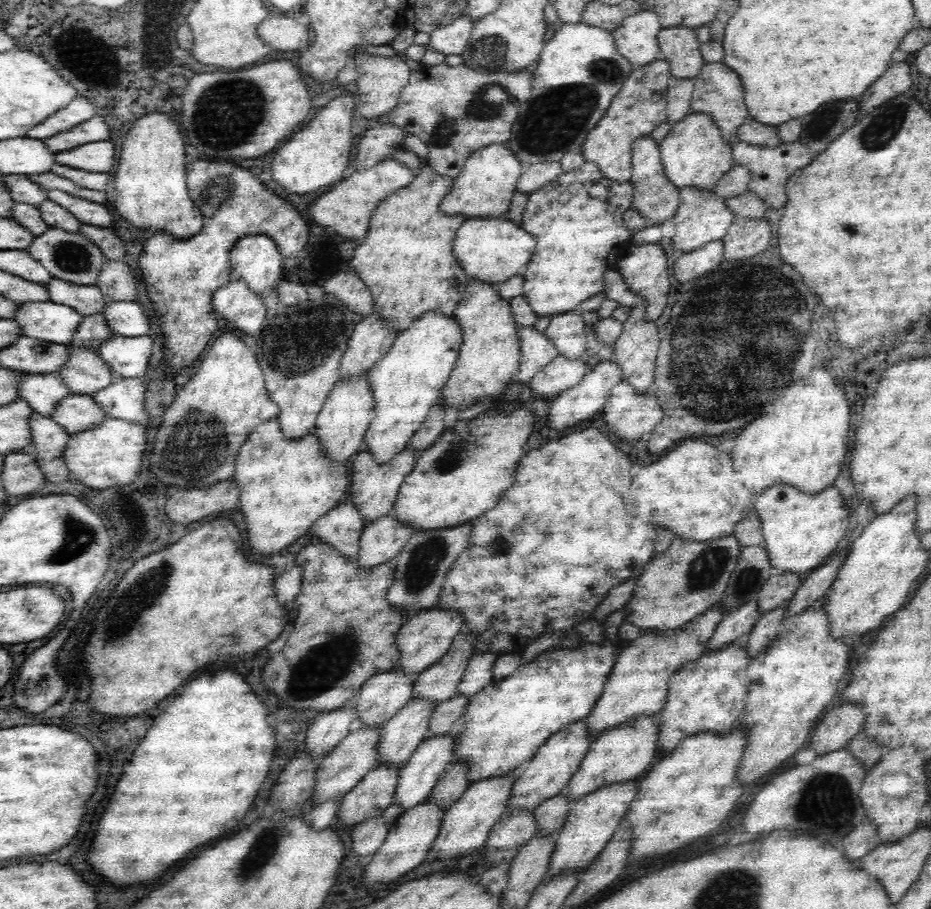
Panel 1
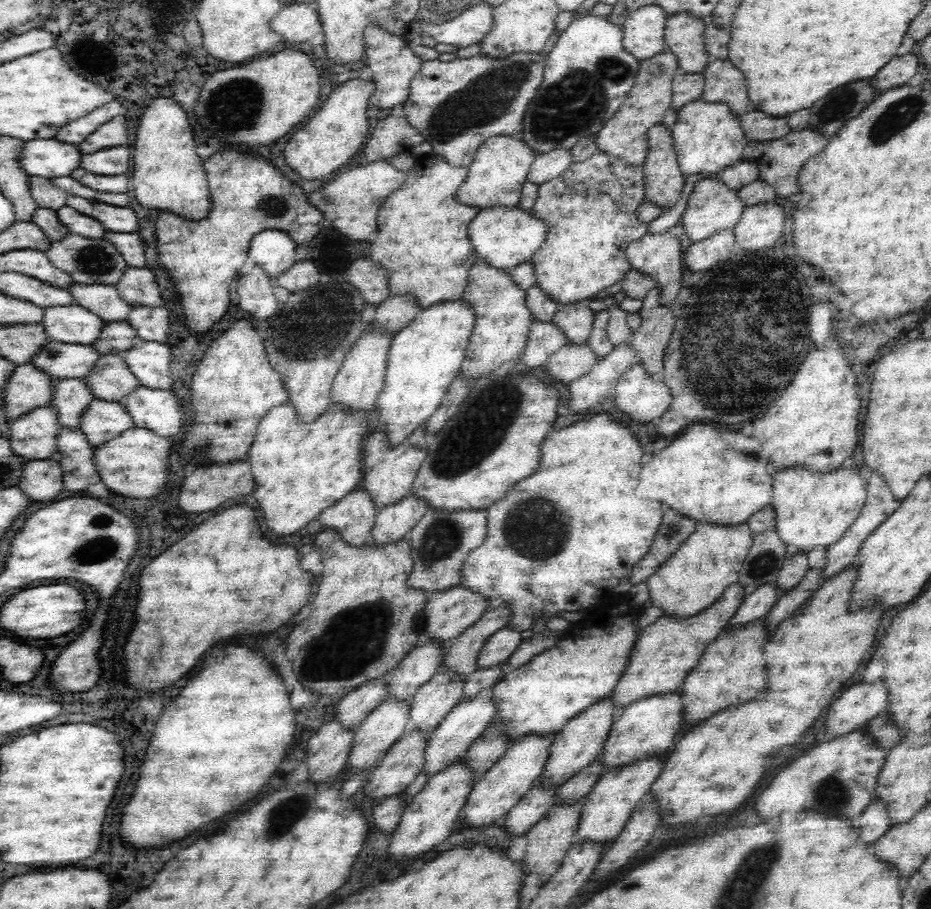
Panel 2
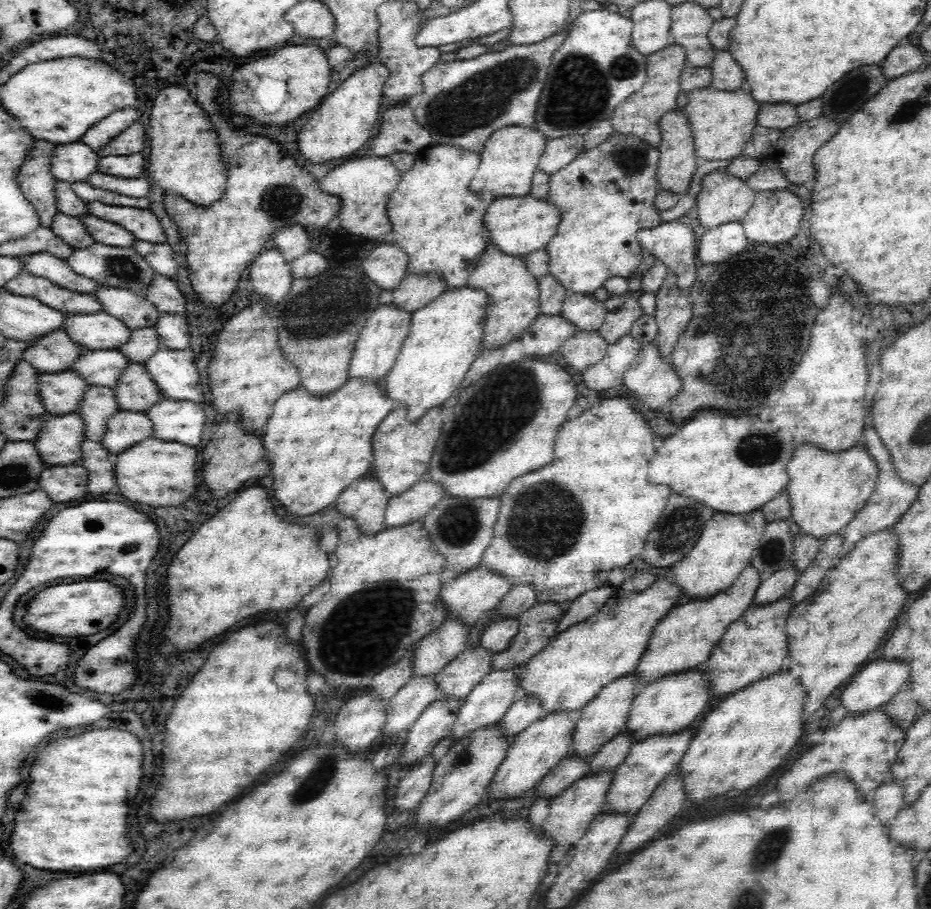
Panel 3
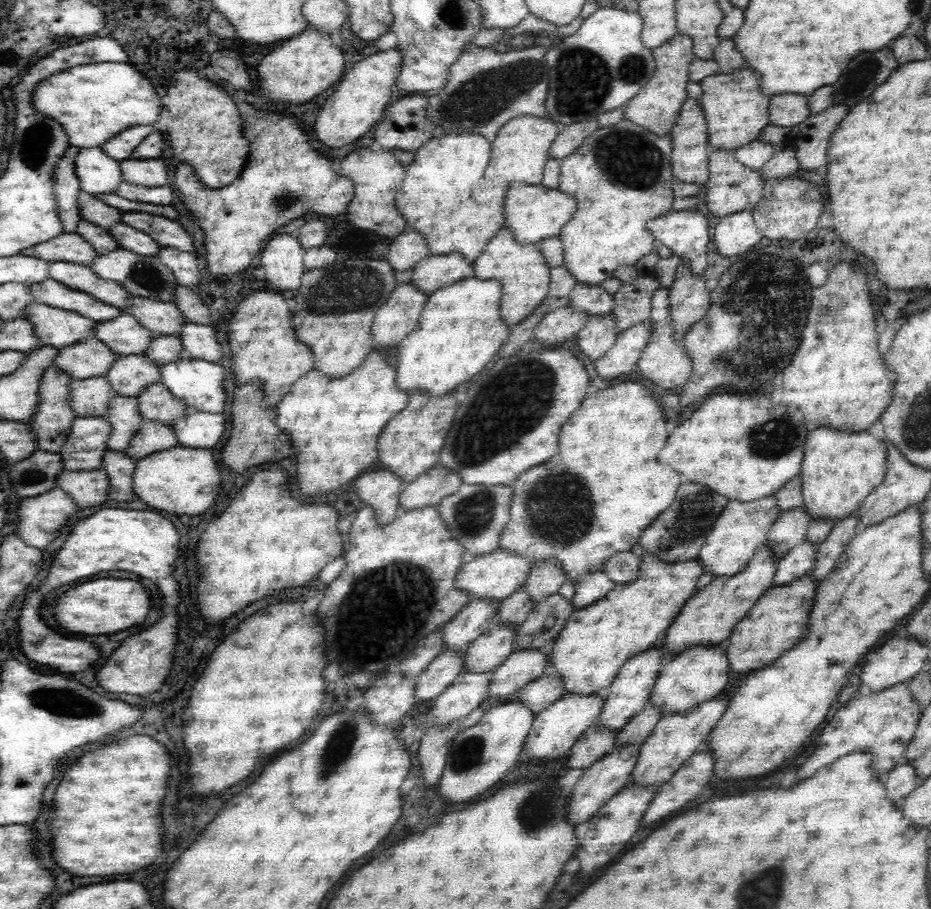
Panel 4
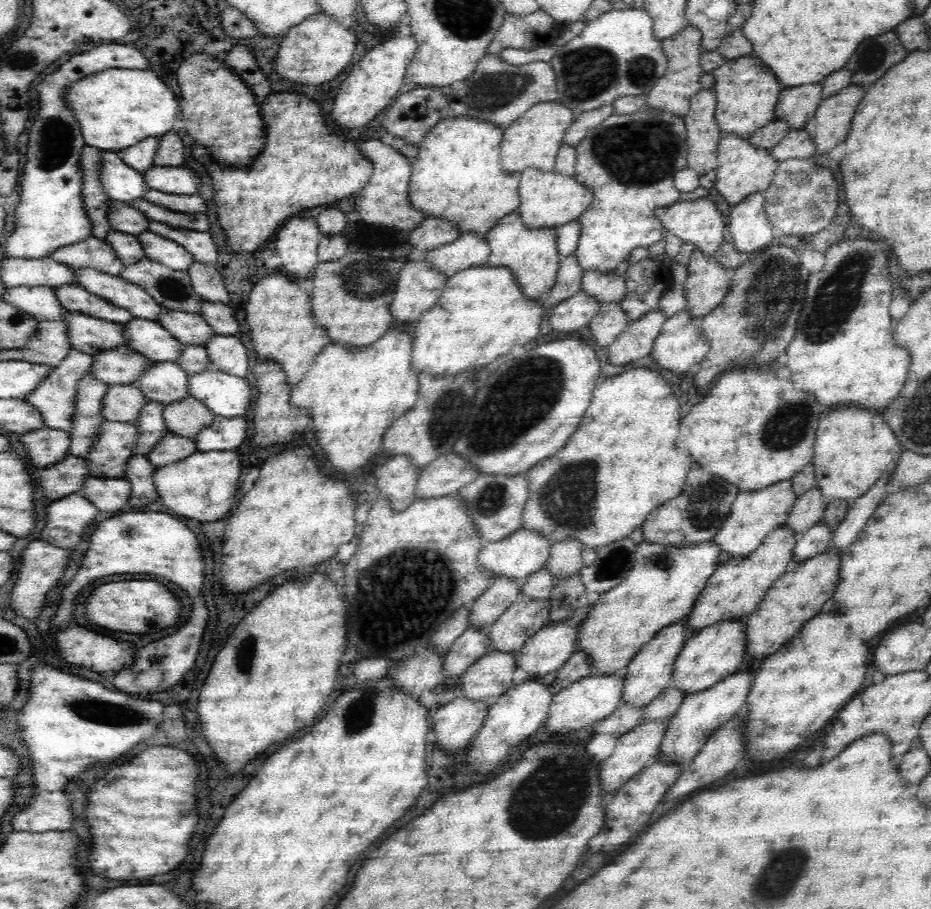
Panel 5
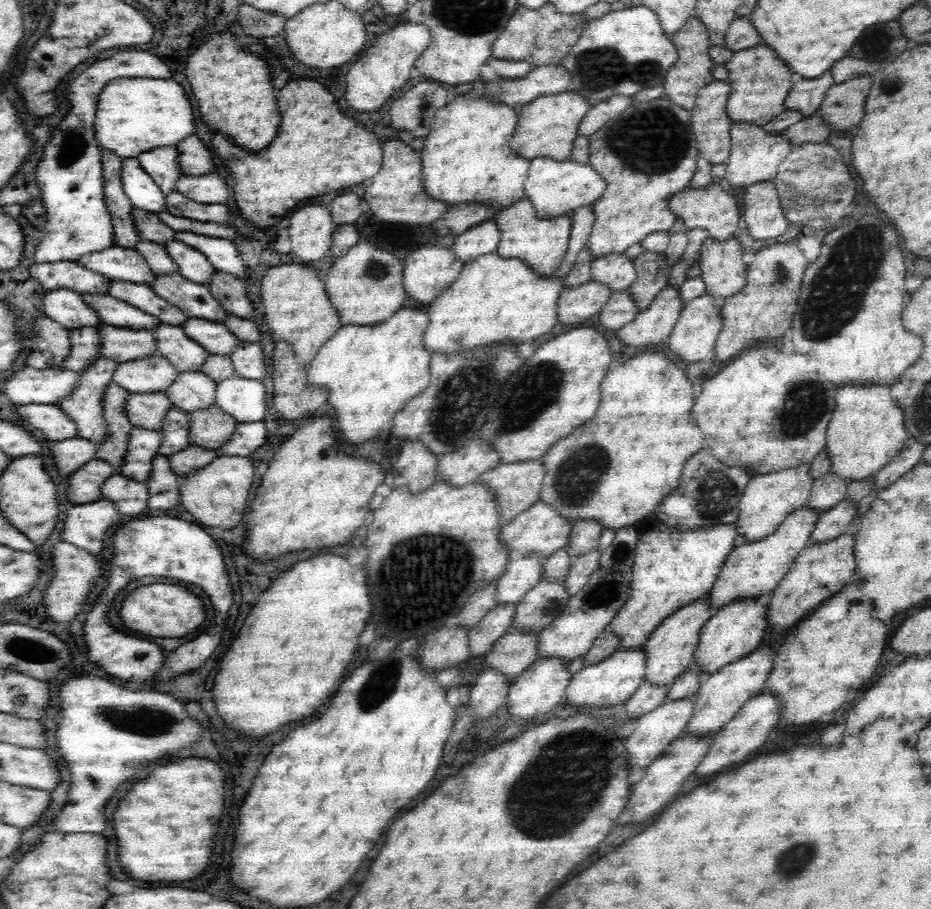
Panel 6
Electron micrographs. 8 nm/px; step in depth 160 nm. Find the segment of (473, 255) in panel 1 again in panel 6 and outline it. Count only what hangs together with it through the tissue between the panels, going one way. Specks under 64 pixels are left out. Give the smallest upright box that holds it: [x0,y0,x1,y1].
[525,157,607,219]

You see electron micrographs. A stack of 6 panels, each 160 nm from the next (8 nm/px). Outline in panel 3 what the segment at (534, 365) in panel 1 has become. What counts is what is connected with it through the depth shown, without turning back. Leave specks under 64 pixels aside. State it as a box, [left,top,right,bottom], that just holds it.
[520,314,577,358]

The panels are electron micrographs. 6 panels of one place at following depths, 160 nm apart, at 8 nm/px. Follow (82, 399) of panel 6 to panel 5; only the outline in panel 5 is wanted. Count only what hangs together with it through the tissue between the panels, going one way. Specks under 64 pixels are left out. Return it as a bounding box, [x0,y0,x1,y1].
[24,349,94,431]

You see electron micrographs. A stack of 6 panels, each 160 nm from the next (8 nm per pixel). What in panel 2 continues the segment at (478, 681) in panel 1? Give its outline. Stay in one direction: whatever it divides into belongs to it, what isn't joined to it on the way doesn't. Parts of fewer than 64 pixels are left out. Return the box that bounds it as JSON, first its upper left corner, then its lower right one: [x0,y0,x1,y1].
[477,627,523,668]

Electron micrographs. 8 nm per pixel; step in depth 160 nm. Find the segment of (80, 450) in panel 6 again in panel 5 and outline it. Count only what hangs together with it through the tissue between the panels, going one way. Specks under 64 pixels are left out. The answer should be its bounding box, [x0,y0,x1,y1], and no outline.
[22,429,71,467]

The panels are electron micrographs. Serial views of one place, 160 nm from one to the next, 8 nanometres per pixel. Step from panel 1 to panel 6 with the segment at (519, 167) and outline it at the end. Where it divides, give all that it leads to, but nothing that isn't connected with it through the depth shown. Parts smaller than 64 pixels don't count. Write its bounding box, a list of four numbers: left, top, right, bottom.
[511,89,592,160]

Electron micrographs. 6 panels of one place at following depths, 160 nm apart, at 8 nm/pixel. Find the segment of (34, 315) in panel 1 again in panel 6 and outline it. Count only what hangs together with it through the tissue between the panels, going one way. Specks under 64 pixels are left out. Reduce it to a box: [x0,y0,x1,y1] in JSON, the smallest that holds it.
[151,324,212,373]

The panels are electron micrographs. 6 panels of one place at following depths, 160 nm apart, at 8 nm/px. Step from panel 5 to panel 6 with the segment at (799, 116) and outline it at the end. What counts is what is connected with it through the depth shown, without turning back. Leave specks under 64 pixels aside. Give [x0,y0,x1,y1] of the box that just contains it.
[785,71,835,117]

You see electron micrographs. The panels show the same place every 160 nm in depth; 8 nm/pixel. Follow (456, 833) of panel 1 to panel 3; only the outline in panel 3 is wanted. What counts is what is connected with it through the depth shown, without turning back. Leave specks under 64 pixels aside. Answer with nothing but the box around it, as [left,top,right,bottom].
[488,709,581,798]

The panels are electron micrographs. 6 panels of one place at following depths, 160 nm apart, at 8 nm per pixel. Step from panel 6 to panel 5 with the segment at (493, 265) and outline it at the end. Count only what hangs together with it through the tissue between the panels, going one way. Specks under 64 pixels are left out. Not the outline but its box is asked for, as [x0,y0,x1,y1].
[411,261,544,376]

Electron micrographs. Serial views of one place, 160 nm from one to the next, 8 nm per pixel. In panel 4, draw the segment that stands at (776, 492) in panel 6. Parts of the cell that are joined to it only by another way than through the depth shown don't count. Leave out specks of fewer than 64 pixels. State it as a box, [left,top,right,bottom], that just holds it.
[696,494,781,578]

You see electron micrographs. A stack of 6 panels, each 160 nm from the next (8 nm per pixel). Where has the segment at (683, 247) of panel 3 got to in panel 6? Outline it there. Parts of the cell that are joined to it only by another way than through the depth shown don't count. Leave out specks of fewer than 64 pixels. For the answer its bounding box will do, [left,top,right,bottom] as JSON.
[668,182,740,240]

